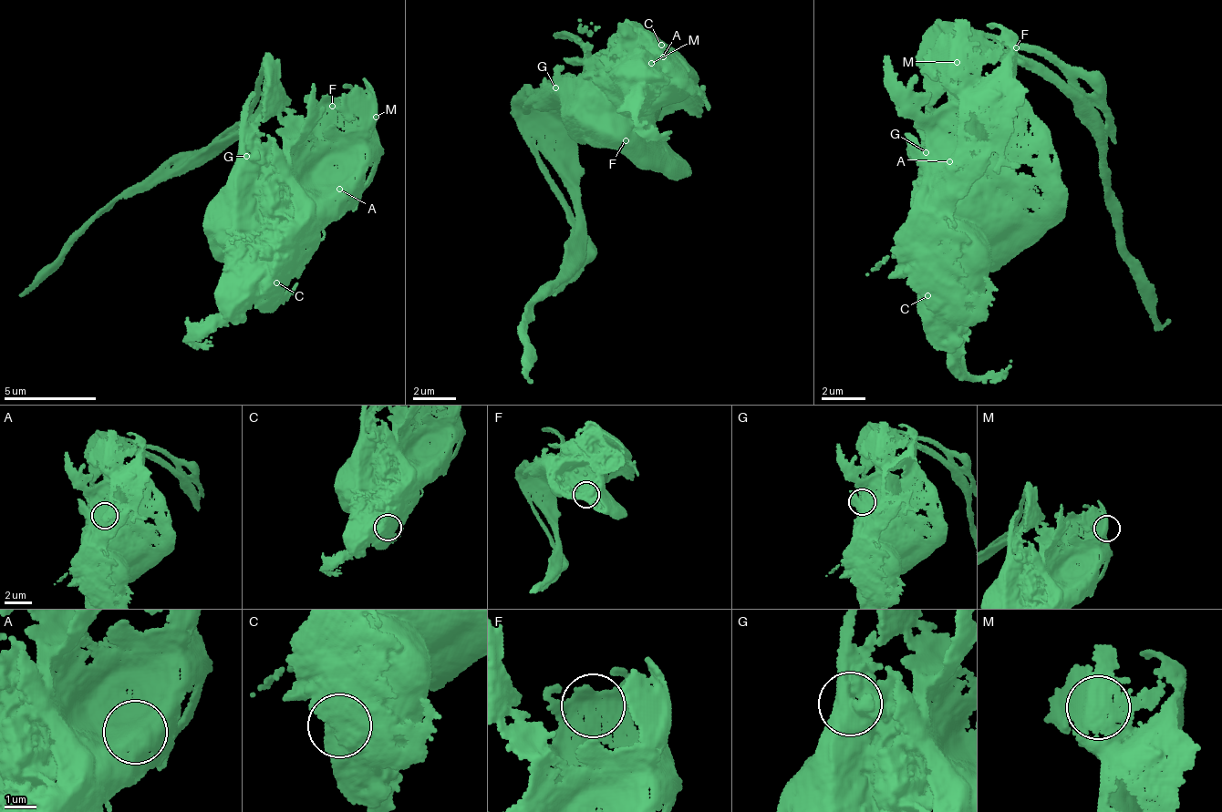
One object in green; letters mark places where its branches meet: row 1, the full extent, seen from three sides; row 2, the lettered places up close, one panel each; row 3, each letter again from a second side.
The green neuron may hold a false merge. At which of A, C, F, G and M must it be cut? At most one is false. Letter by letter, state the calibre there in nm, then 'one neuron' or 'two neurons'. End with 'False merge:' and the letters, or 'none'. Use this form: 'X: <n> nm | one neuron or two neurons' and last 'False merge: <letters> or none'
A: 550 nm | one neuron
C: 1100 nm | one neuron
F: 480 nm | one neuron
G: 1200 nm | two neurons
M: 280 nm | one neuron
False merge: G

